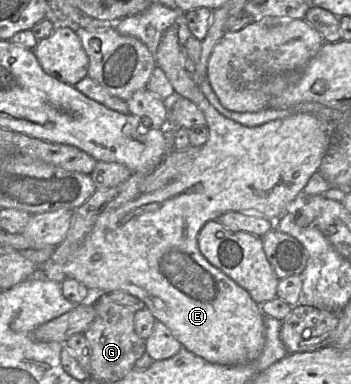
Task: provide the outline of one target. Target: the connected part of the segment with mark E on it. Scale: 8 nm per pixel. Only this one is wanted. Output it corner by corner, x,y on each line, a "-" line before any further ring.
176,25
171,26
164,32
161,38
157,53
155,55
156,65
165,72
167,78
174,88
175,95
189,99
204,113
206,118
206,126
209,130
207,142
200,147
199,154
194,160
191,169
187,173
155,192
140,194
138,197
125,203
124,205
102,213
82,246
71,256
71,259
64,266
64,272
67,278
74,278
78,280
93,292
103,292
109,294
113,291
124,291
139,298
145,303
146,308
152,313
154,318
157,321
162,322
187,350
205,359
206,361
213,364
228,366
247,364
255,361
263,351
265,345
265,315
261,310
261,306
251,298
250,294
244,288
239,286
221,270
213,266
202,255
197,244
198,234
208,221
217,220
222,214
230,211
264,217
274,224
283,218
288,213
289,204
294,202
299,195
303,193
303,189
310,177
318,171
330,145
331,124
309,113
296,113
256,127
247,127
233,121
220,114
208,102
201,92
195,78
190,75
182,65
180,51
181,45
179,43
177,27

